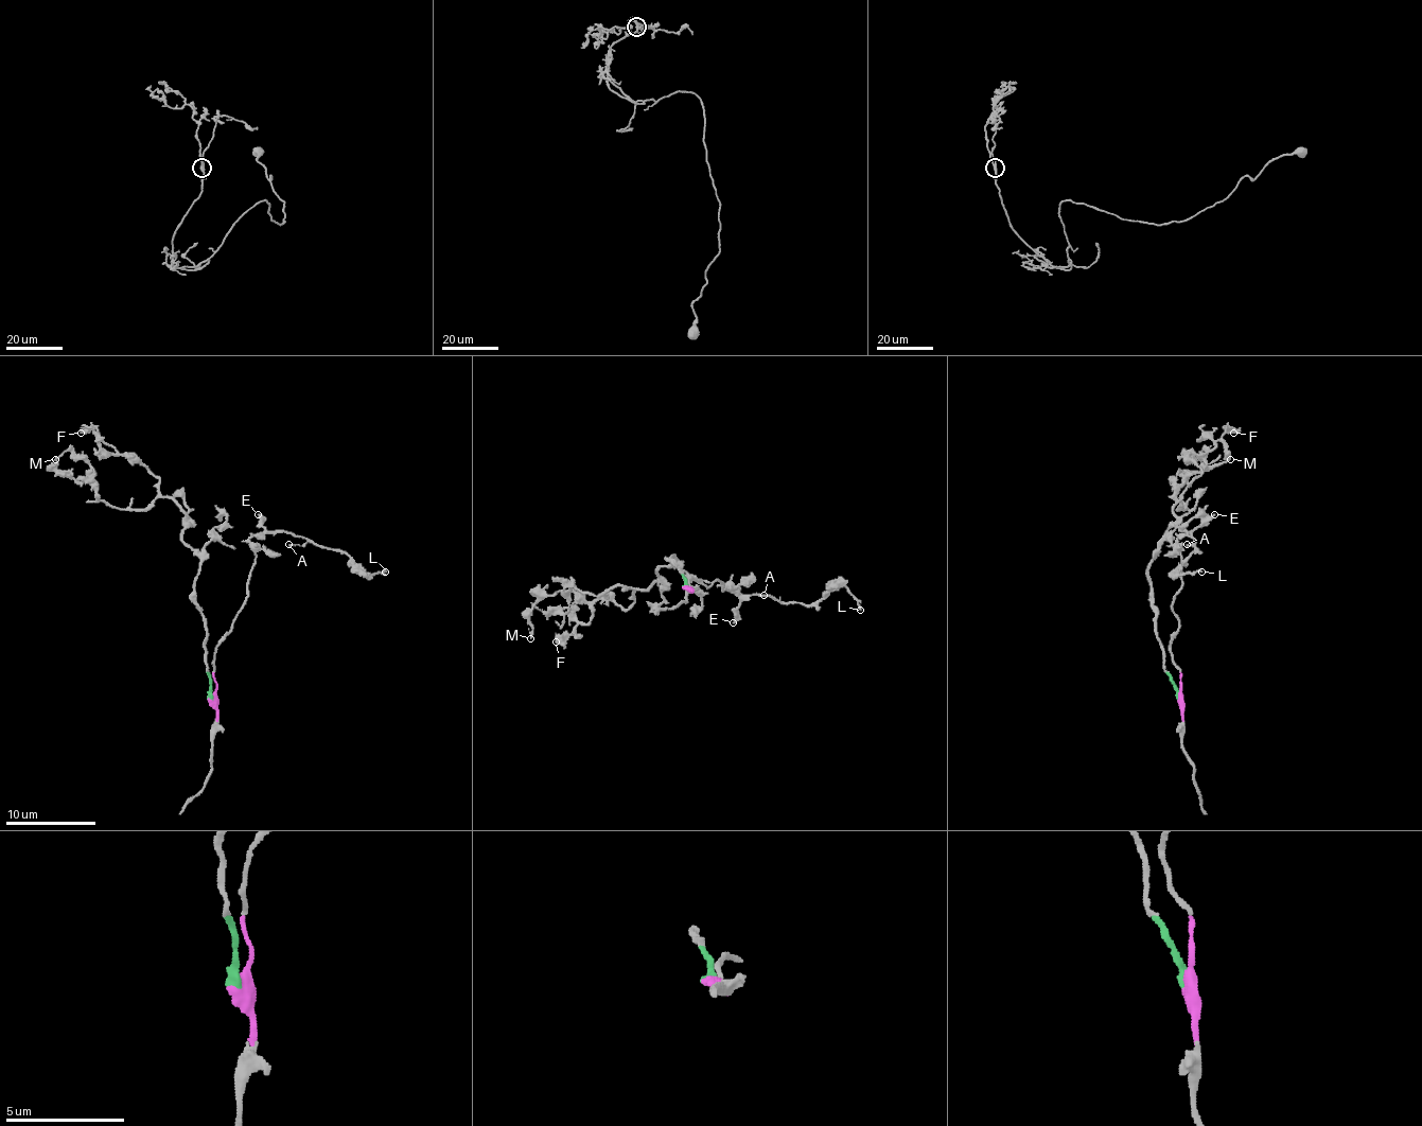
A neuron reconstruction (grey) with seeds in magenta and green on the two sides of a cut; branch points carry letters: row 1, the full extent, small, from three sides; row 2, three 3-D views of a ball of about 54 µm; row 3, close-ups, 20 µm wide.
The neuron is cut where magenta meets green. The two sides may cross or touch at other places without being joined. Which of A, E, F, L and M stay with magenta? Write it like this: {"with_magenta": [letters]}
{"with_magenta": ["A", "E", "L"]}

